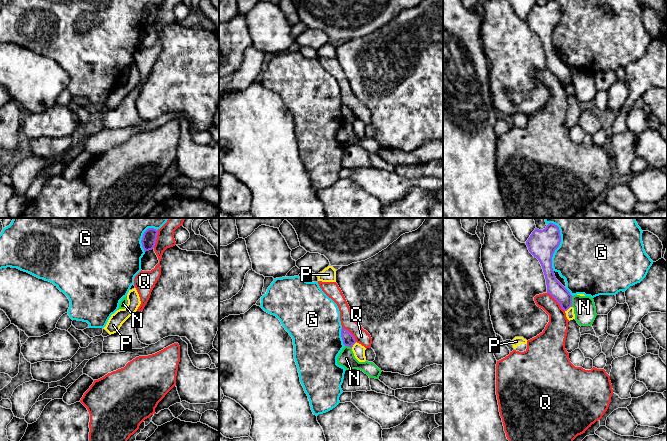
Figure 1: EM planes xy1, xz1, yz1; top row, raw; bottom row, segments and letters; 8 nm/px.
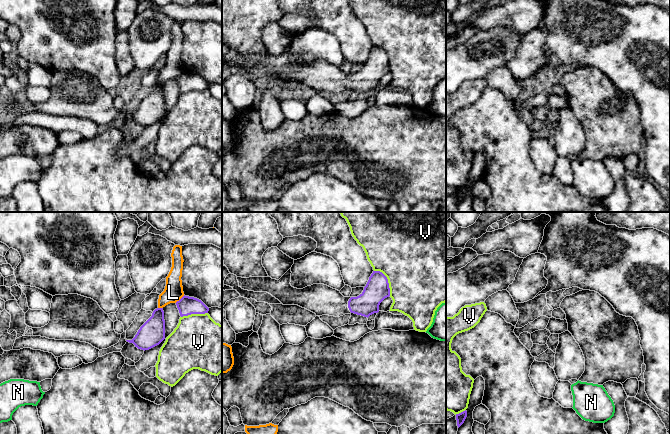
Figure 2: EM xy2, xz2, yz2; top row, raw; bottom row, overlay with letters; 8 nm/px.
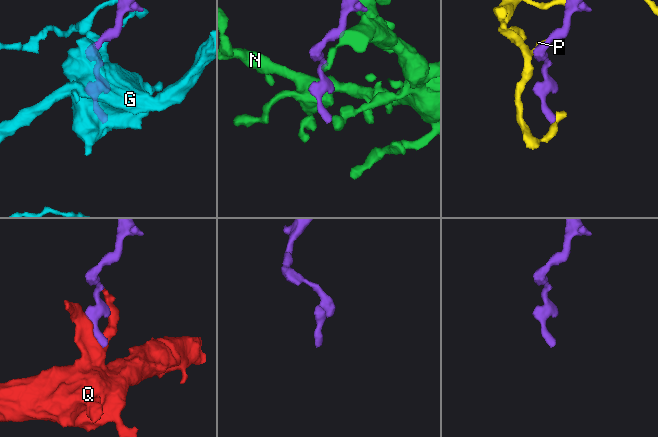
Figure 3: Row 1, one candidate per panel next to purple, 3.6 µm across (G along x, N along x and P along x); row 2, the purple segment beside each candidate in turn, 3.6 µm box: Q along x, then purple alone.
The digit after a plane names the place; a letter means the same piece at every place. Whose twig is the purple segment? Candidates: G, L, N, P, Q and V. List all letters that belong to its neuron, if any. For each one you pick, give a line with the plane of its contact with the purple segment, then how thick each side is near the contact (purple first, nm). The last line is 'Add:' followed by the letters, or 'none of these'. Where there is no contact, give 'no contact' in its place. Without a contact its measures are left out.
Add: none of these

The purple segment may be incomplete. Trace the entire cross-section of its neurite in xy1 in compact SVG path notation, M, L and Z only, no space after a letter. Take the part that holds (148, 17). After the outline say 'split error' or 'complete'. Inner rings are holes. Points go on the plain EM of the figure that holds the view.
M148 4L142 13L141 19L144 27L152 26L155 22L158 6L154 4Z; complete

